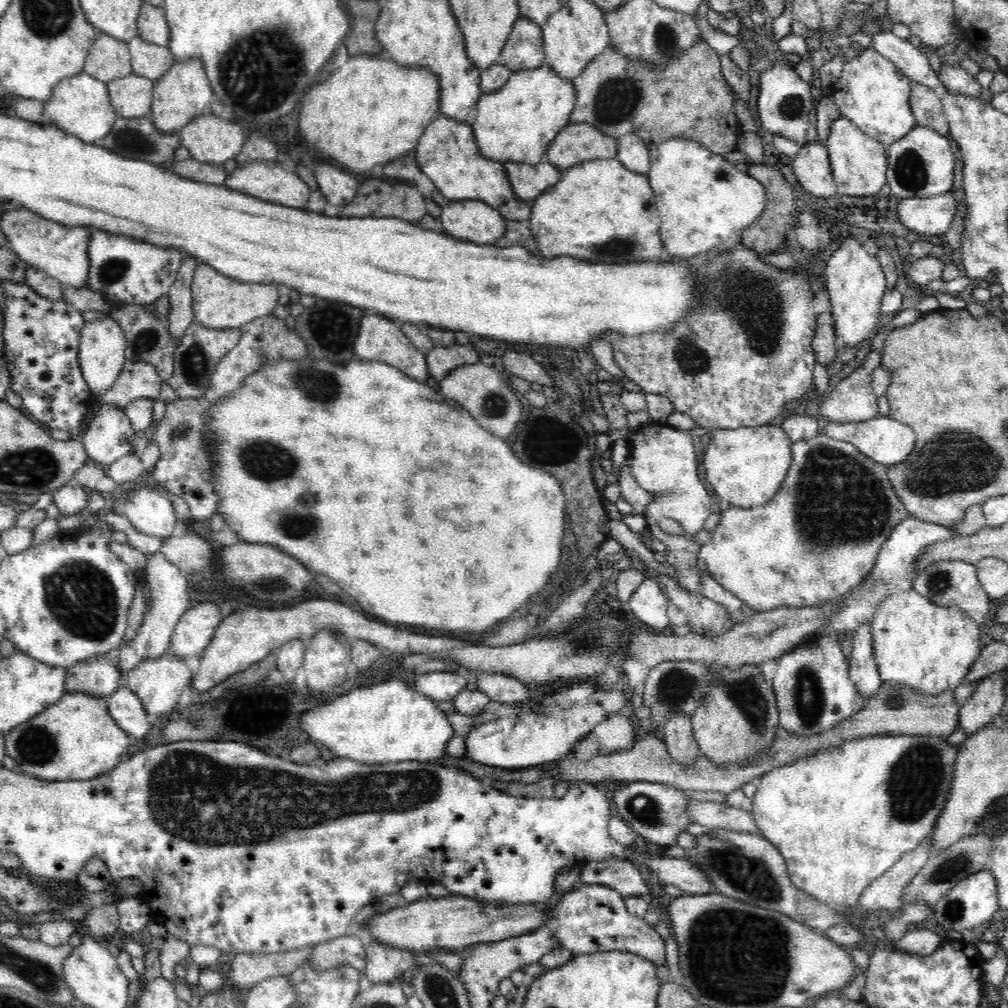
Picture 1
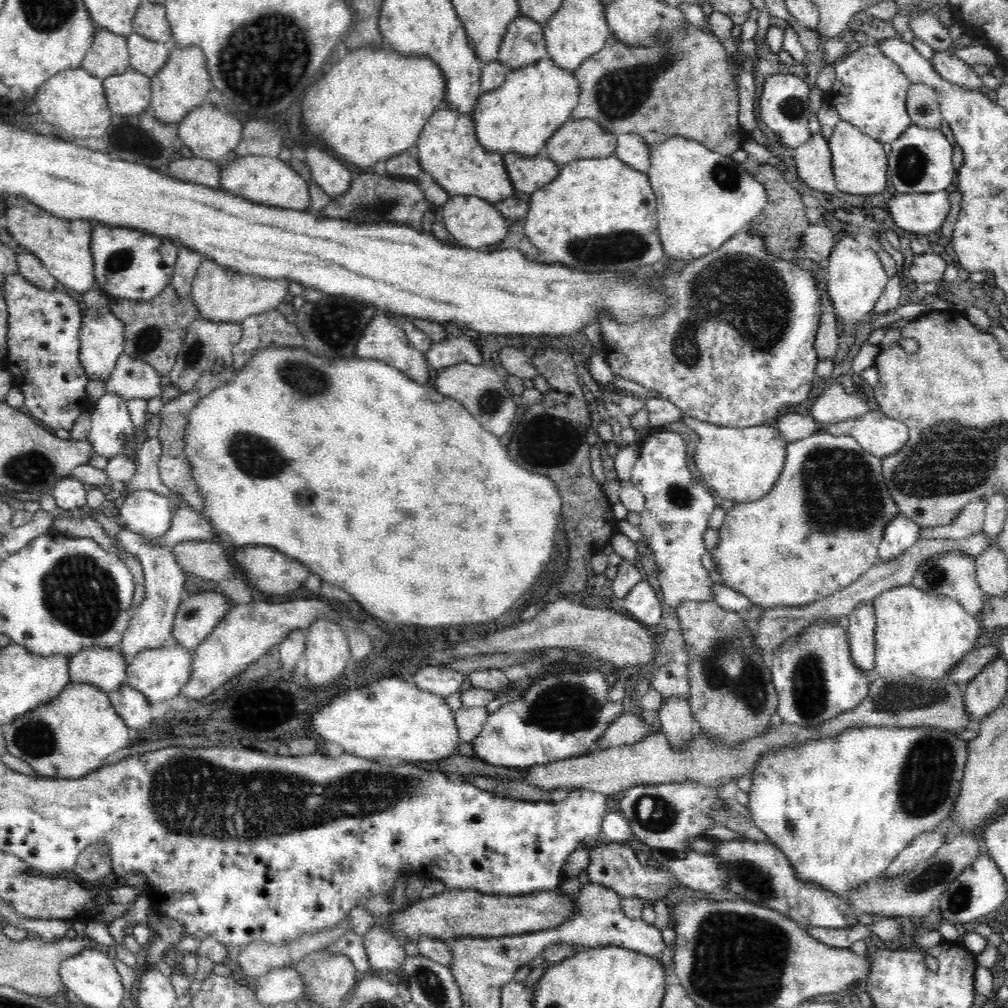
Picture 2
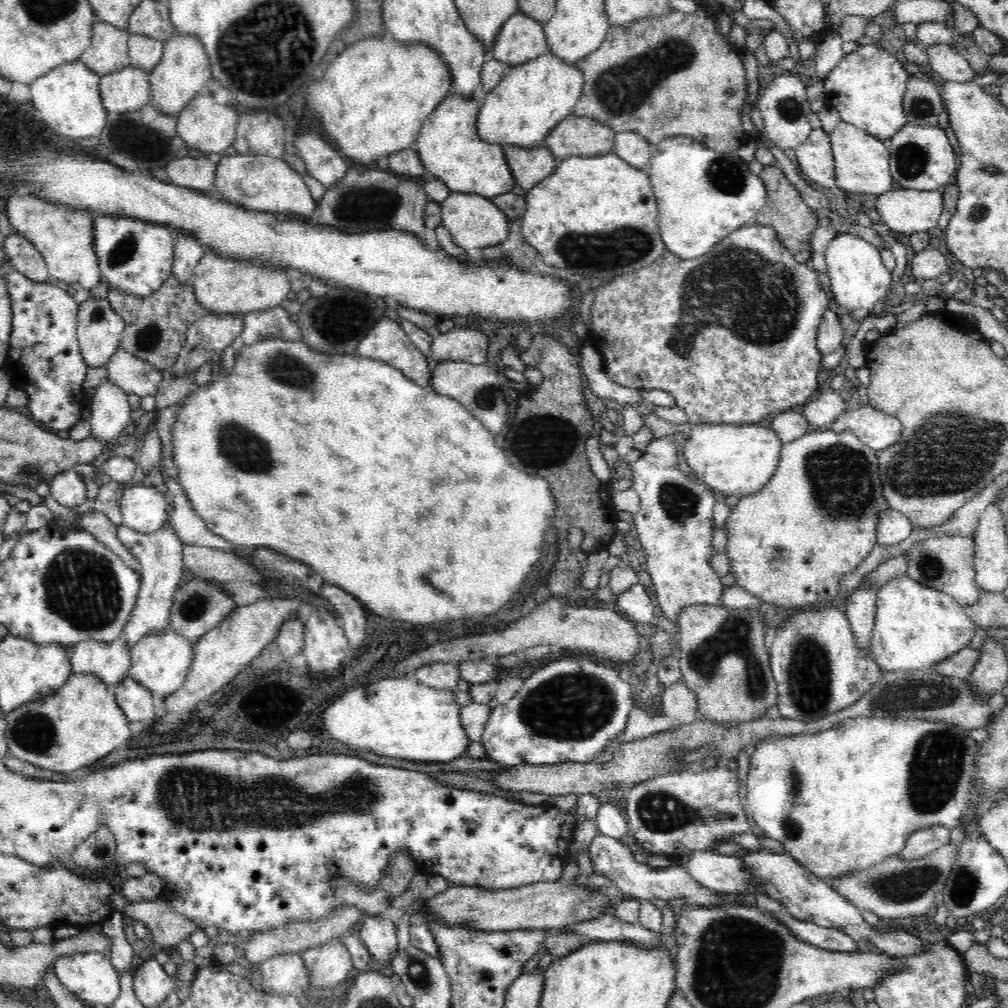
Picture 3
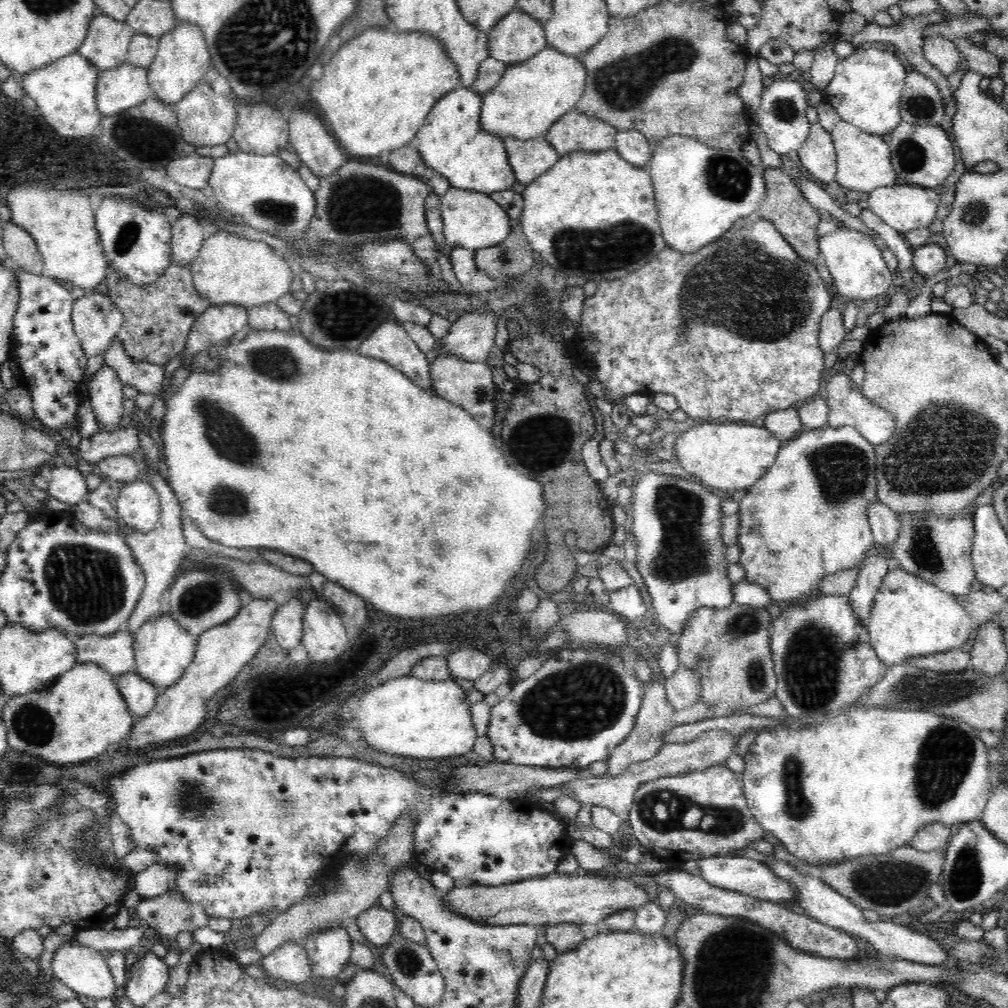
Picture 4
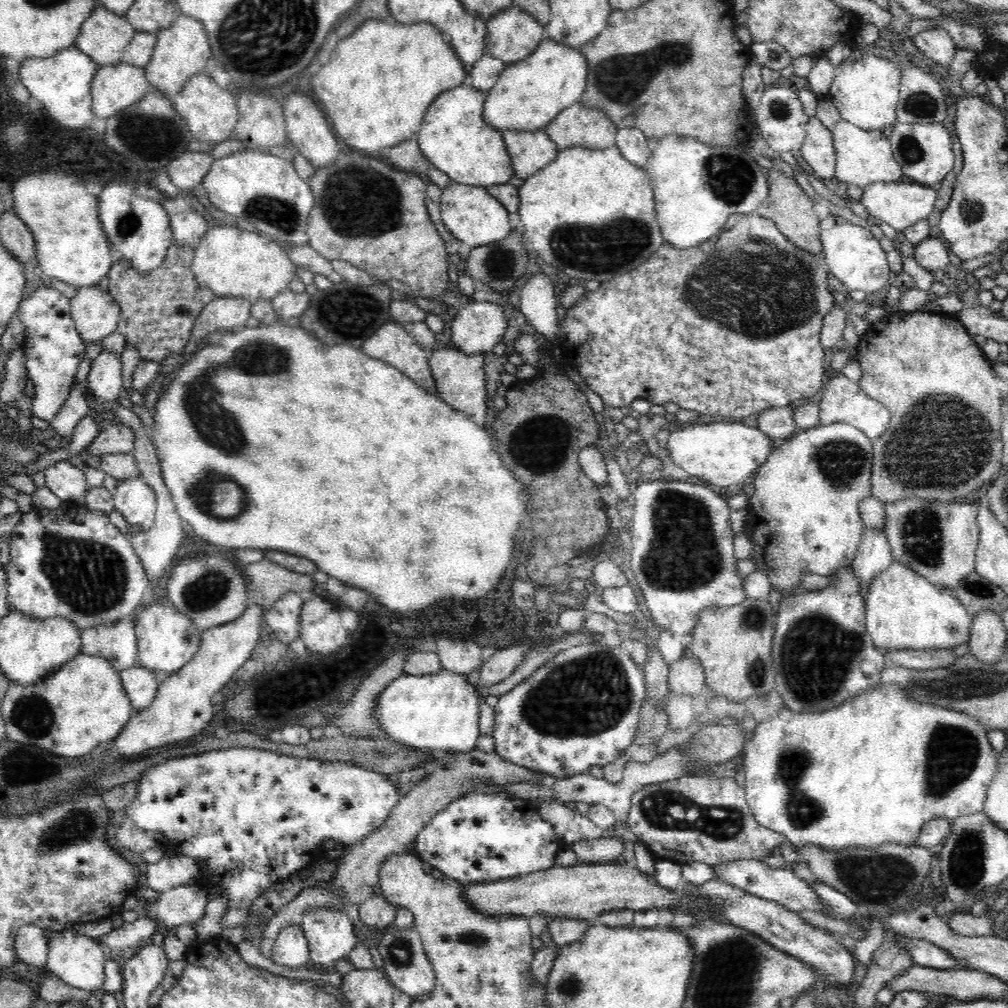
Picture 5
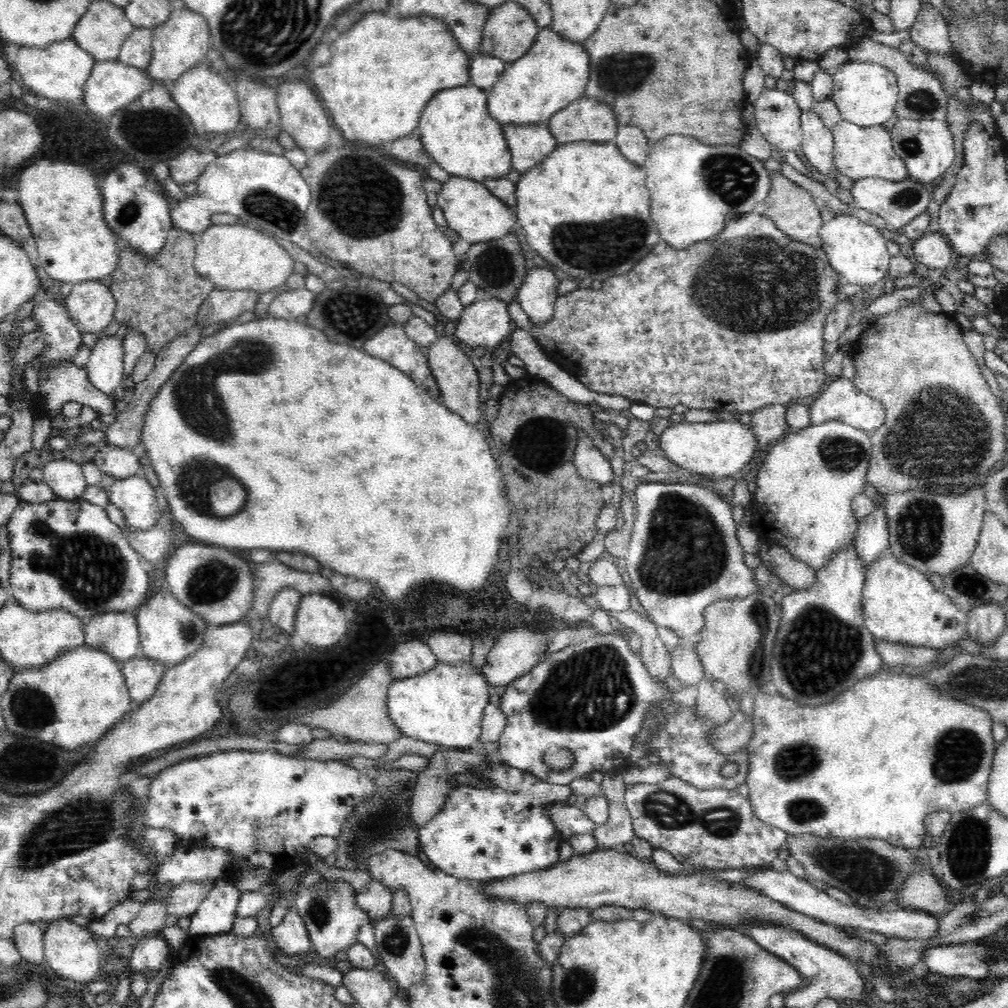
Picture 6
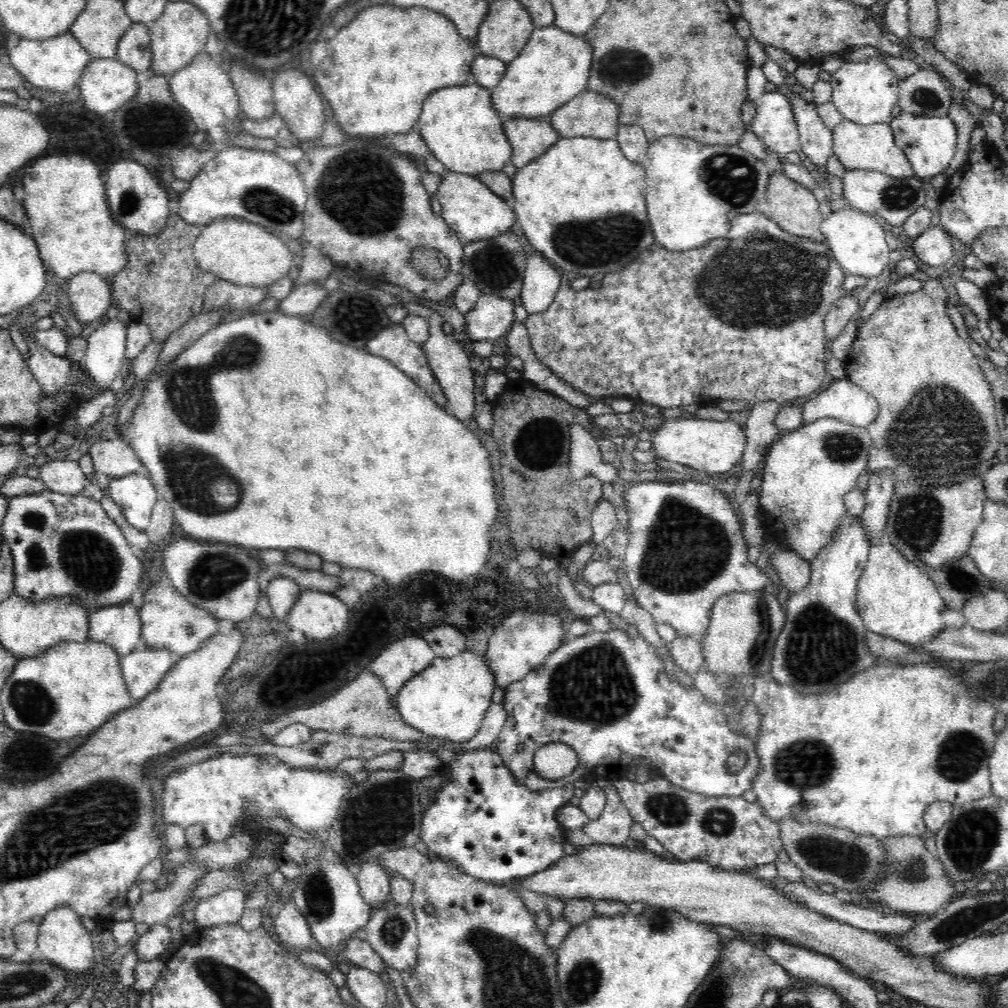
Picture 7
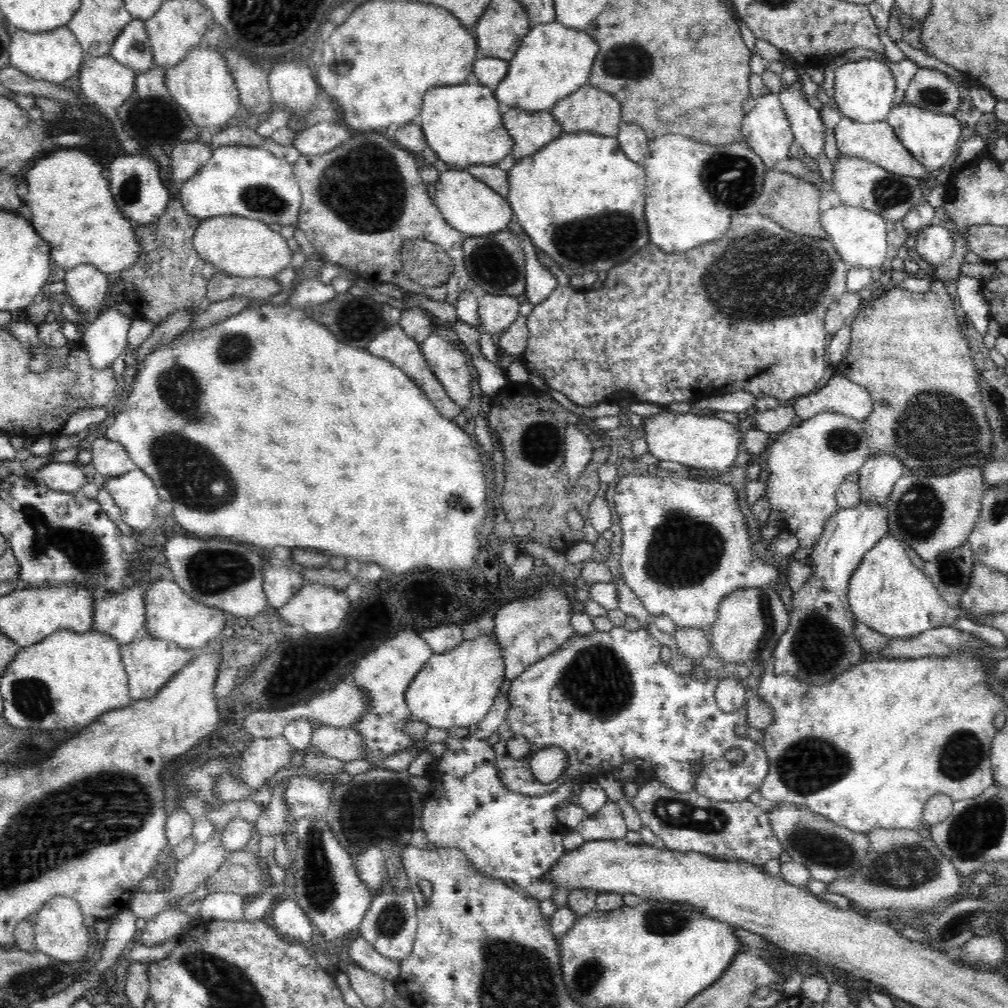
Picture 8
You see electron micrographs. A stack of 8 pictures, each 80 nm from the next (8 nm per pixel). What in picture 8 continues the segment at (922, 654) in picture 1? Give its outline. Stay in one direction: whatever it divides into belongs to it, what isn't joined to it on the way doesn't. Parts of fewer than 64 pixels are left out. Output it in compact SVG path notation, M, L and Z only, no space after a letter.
M895 536L882 537L864 556L860 566L850 578L849 604L858 623L866 624L871 630L888 639L912 639L928 630L950 626L959 620L959 607L950 607L938 593L936 585L916 566L907 555L904 544Z

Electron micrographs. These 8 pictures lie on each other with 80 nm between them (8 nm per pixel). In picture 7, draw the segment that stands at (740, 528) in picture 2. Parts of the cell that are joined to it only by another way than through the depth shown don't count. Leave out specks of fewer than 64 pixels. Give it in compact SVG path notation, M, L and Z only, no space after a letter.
M828 417L805 423L773 442L765 456L762 485L759 488L759 515L761 528L769 541L799 554L809 563L832 540L832 534L846 518L844 496L856 488L860 474L867 470L872 439L867 428L852 426L842 420Z

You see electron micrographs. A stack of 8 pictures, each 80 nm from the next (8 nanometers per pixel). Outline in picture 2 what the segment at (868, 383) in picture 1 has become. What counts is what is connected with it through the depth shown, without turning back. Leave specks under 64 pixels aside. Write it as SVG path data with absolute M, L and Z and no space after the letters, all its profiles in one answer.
M833 382L828 383L826 389L815 400L811 406L810 415L814 417L820 428L827 424L844 422L850 418L860 418L874 405L863 395L861 391L850 394L846 392L843 384Z

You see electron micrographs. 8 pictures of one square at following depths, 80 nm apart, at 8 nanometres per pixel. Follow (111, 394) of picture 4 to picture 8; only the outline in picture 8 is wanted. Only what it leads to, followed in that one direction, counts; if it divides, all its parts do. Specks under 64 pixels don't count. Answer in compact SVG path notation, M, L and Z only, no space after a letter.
M115 306L101 311L91 318L83 334L88 358L96 370L110 368L114 360L124 352L127 334L132 320Z

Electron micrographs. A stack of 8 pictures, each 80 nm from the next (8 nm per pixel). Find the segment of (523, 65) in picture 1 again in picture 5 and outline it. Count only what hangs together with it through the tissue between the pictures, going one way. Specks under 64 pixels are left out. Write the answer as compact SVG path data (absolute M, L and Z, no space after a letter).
M513 4L487 21L485 52L507 64L516 63L528 58L545 35L535 17Z

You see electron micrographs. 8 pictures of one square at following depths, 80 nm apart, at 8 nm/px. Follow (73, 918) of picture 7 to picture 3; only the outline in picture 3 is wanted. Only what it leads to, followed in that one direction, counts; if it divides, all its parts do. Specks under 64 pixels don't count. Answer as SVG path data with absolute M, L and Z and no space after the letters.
M74 952L54 962L59 981L71 992L90 1004L112 1007L121 990L120 975L106 952Z

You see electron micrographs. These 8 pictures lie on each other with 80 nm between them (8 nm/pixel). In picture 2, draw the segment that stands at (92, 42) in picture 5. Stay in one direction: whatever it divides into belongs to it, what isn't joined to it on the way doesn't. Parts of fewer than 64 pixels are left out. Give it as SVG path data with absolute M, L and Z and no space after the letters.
M97 27L92 46L84 56L81 67L102 80L124 74L131 69L127 37Z

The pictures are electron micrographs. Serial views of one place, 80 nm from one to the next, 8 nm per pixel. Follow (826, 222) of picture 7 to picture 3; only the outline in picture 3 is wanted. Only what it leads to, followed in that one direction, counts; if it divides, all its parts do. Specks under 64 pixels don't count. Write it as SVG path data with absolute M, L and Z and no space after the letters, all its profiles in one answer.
M841 233L832 238L825 249L827 274L830 278L830 298L848 312L866 308L875 309L874 304L886 296L892 280L891 272L886 268L880 251L862 237L852 233Z

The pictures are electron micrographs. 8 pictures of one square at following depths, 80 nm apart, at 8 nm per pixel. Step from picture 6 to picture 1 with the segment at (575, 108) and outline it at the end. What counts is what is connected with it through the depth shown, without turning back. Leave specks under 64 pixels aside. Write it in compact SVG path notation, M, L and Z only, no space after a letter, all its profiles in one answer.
M569 123L550 144L545 159L566 173L574 164L617 156L618 144L590 124Z

